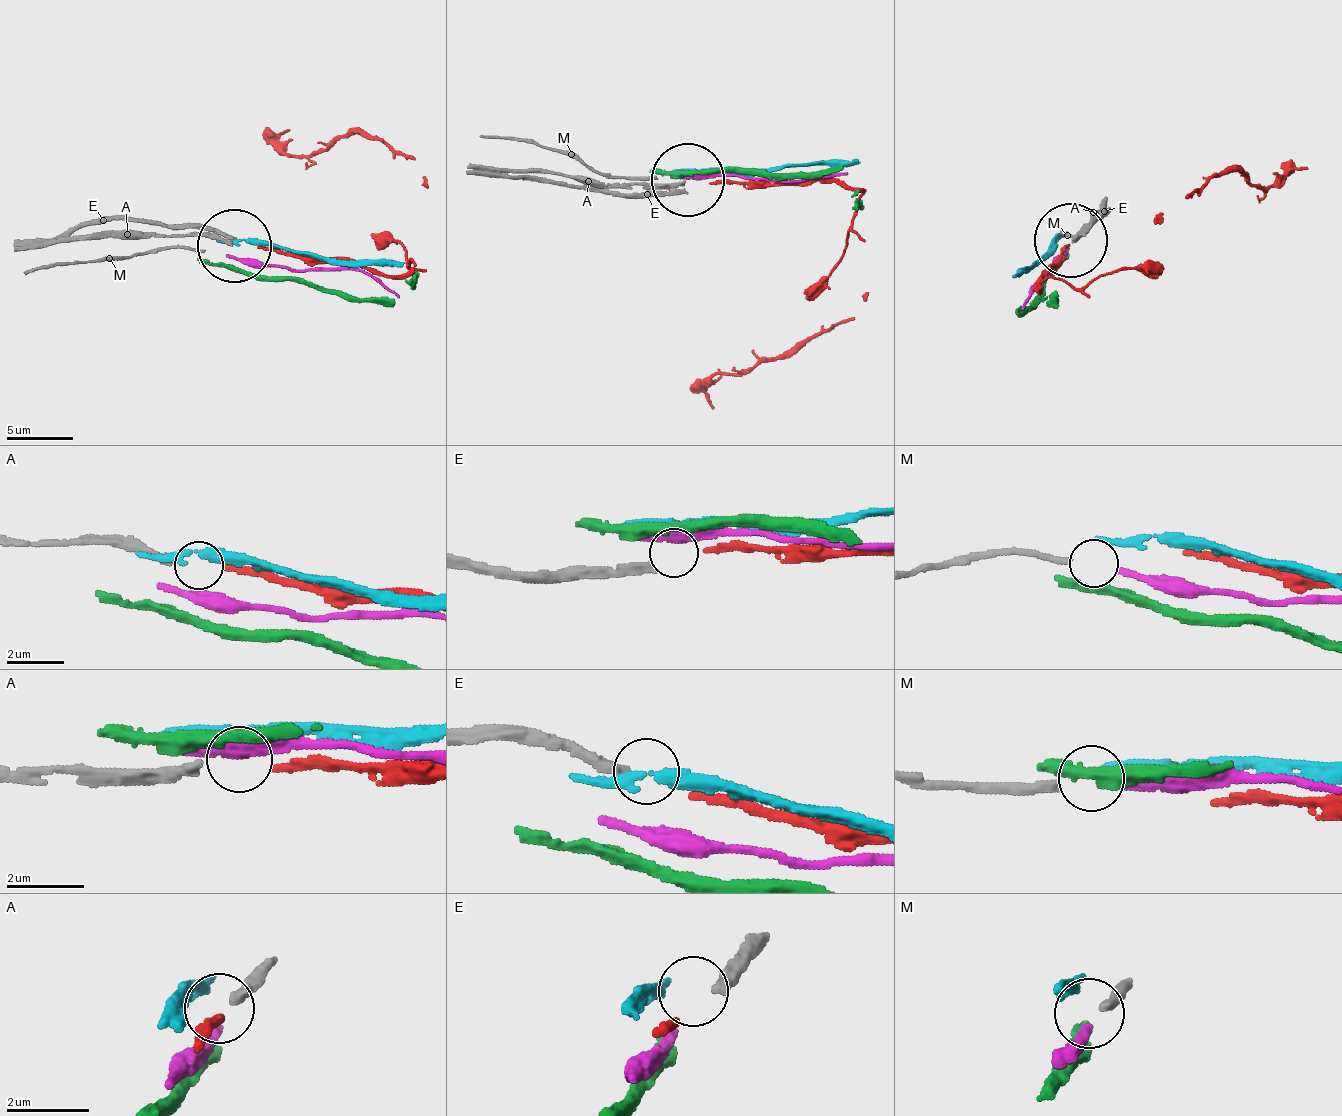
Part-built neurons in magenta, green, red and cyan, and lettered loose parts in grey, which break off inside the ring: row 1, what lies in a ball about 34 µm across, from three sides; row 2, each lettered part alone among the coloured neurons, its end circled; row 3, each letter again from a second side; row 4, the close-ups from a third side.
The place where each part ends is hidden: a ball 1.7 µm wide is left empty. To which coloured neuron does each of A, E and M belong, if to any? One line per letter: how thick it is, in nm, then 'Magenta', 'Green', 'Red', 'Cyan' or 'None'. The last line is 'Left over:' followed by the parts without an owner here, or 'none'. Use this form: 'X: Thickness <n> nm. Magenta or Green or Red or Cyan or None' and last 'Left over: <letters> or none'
A: Thickness 260 nm. Red
E: Thickness 300 nm. None
M: Thickness 200 nm. Magenta
Left over: E

